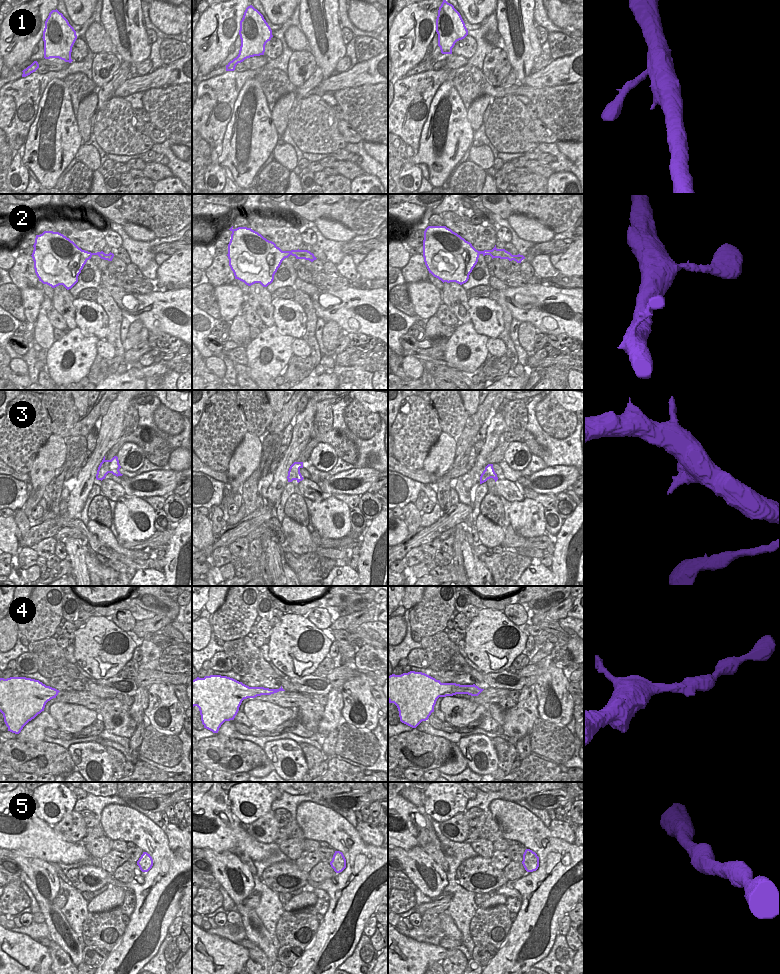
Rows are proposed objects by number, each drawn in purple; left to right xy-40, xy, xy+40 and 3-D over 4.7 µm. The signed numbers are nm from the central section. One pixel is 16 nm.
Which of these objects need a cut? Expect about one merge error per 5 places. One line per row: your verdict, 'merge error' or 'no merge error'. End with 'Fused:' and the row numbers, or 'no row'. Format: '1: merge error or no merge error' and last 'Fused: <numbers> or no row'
1: no merge error
2: no merge error
3: no merge error
4: no merge error
5: no merge error
Fused: no row

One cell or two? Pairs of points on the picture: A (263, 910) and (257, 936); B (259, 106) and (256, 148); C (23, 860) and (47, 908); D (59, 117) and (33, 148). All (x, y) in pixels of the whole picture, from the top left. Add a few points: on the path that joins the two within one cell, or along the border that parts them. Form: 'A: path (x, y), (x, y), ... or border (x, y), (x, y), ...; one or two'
A: border (254, 909), (272, 941); two
B: path (256, 116), (256, 138); one
C: path (34, 872), (36, 888), (42, 896); one
D: path (56, 139), (54, 171), (44, 171), (41, 169); one

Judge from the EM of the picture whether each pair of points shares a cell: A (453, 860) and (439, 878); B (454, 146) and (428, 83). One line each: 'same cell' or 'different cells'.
A: different cells
B: different cells

